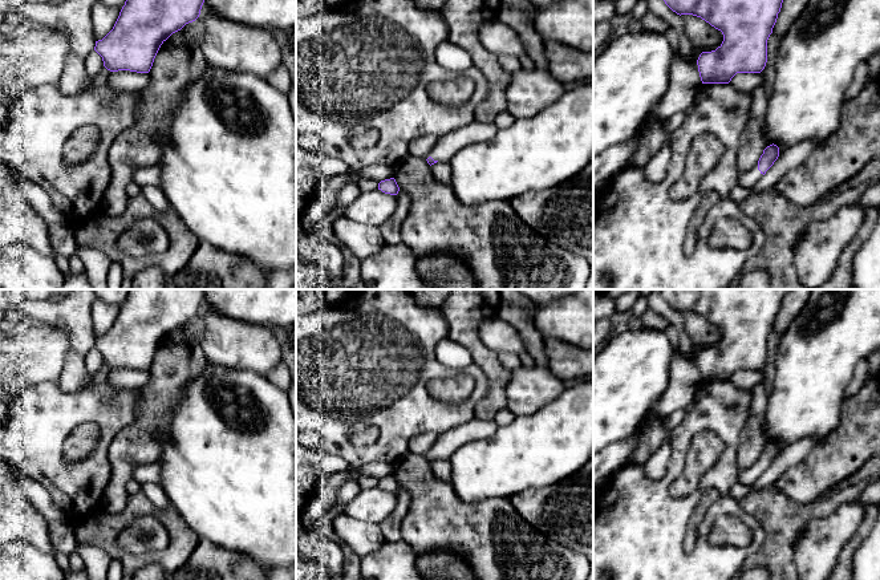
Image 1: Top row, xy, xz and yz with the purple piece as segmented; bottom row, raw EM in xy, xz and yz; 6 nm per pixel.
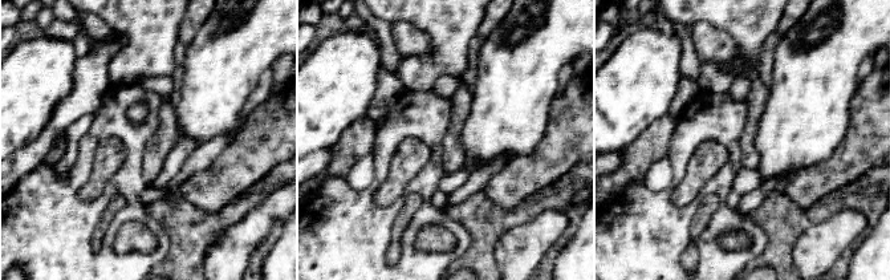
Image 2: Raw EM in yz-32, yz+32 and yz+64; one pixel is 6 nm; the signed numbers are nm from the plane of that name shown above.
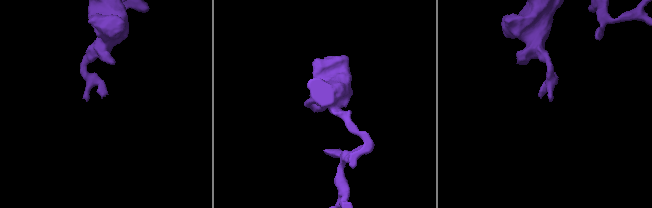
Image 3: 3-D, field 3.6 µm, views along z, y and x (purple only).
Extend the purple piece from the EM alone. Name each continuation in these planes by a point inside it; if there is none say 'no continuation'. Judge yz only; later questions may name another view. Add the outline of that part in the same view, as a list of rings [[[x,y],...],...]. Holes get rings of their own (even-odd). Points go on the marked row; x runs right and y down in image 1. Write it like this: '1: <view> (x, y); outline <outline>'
1: yz (747, 179); outline [[[758,163],[749,171],[739,174],[738,184],[746,188],[751,188],[761,181],[763,174],[758,170]]]

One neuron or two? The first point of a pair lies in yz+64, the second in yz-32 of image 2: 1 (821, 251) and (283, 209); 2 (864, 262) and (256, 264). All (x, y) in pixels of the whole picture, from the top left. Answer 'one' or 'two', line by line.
1: one
2: two

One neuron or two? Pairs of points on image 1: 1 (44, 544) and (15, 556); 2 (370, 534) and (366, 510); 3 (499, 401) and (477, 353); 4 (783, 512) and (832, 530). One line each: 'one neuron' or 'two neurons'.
1: two neurons
2: two neurons
3: one neuron
4: two neurons

